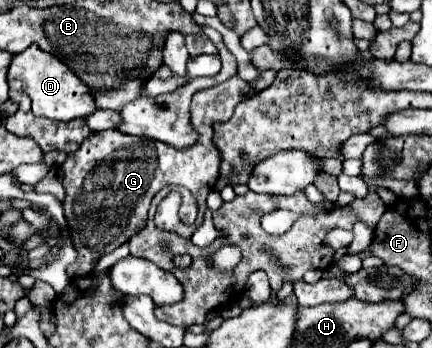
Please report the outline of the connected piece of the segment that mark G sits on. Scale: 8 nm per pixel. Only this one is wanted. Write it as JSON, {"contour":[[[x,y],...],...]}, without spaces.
{"contour":[[[234,76],[214,88],[198,90],[192,96],[190,122],[198,134],[196,144],[176,150],[168,144],[150,138],[128,136],[118,130],[104,130],[90,134],[76,152],[72,152],[62,164],[64,170],[64,216],[68,222],[72,244],[78,252],[74,264],[68,266],[70,278],[88,276],[94,262],[120,244],[126,244],[136,232],[140,232],[148,218],[152,198],[168,184],[186,184],[198,202],[198,210],[206,210],[206,196],[220,178],[220,152],[212,144],[214,124],[232,118],[236,104],[248,92],[248,82]]]}

